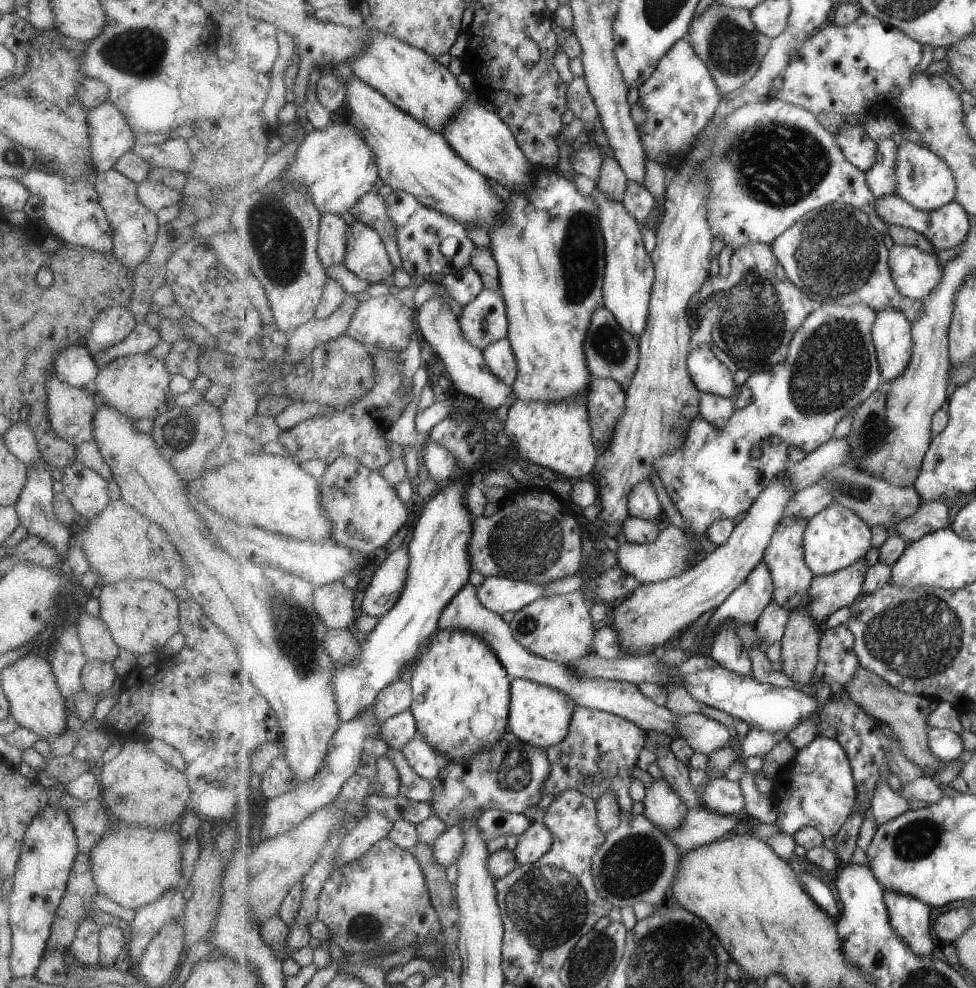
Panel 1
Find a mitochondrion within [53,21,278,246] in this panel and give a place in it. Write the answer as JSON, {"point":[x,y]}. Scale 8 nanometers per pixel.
{"point":[140,51]}

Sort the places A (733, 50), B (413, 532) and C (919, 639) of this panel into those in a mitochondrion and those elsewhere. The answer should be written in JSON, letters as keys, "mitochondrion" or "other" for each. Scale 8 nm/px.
{"A":"mitochondrion","B":"other","C":"mitochondrion"}

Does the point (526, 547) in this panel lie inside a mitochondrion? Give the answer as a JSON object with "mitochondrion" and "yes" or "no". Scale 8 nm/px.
{"mitochondrion":"yes"}

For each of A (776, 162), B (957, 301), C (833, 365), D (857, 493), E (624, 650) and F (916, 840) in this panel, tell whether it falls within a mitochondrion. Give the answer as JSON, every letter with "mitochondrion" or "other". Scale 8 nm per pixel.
{"A":"mitochondrion","B":"other","C":"mitochondrion","D":"mitochondrion","E":"other","F":"mitochondrion"}

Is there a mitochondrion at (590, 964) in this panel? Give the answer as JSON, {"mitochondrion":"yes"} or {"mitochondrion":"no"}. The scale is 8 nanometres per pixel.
{"mitochondrion":"yes"}

